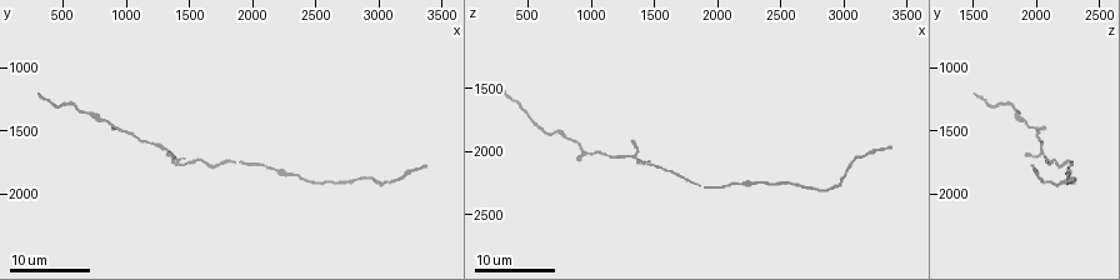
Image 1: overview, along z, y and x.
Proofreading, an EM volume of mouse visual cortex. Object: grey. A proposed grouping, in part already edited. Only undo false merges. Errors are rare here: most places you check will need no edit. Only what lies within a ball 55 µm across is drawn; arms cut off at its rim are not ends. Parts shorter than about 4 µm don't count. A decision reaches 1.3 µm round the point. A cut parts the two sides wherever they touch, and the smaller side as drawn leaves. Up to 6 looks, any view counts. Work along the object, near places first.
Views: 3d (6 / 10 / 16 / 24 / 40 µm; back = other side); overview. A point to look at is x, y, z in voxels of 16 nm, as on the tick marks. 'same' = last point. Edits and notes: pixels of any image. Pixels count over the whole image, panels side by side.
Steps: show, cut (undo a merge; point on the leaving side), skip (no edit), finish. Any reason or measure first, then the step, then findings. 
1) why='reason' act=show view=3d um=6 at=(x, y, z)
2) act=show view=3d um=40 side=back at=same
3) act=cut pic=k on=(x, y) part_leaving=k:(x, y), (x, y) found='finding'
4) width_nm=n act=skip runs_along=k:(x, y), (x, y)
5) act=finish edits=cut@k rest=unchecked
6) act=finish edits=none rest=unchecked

why='two arms at a narrow angle' act=show view=3d um=24 at=(1280, 1640, 2040)

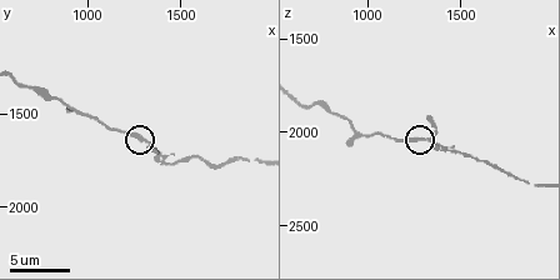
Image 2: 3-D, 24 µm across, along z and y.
act=show view=3d um=6 at=(1300, 1660, 2020)

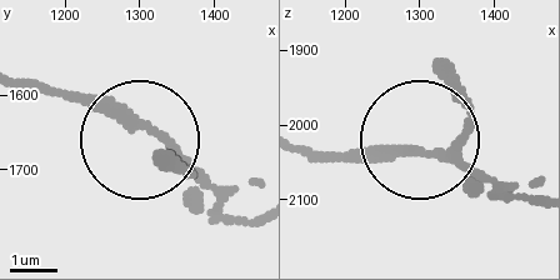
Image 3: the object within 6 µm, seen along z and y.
act=show view=3d um=6 side=back at=(1295, 1640, 2035)

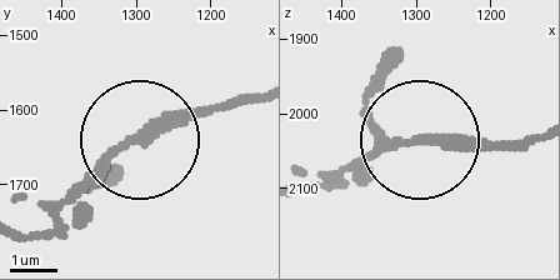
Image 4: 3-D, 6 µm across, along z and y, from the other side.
width_nm=180 act=skip runs_along=4:(303, 188), (410, 140), (525, 140) found='continuous, no second neuron'

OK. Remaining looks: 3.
act=show view=3d um=16 at=(2160, 1800, 2240)

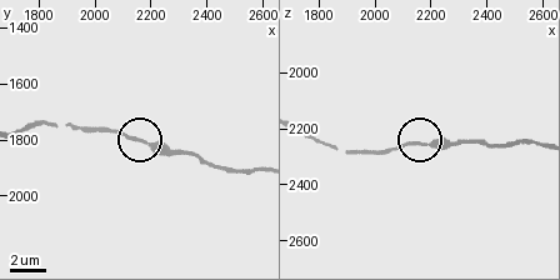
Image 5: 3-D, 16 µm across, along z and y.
act=show view=3d um=6 at=(2160, 1790, 2250)

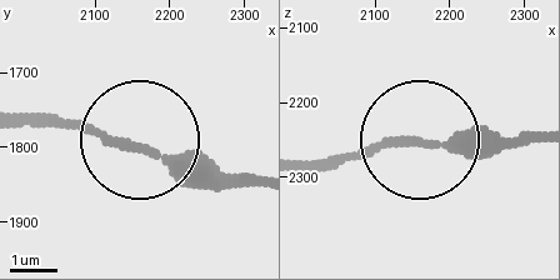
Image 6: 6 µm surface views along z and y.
act=skip runs_along=6:(29, 111), (160, 159), (240, 171) found='continuous, no second neuron'

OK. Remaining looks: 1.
act=finish edits=none rest=unchecked

